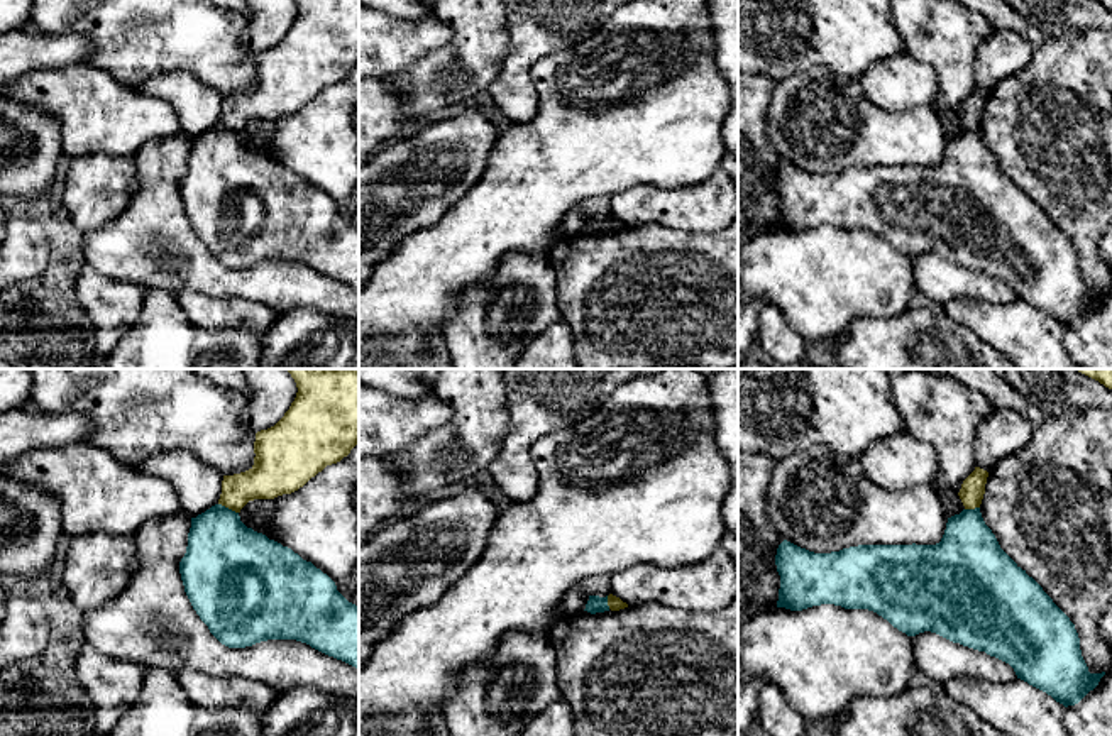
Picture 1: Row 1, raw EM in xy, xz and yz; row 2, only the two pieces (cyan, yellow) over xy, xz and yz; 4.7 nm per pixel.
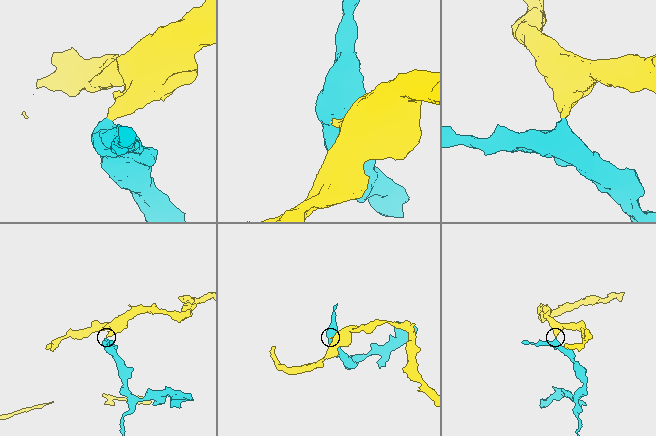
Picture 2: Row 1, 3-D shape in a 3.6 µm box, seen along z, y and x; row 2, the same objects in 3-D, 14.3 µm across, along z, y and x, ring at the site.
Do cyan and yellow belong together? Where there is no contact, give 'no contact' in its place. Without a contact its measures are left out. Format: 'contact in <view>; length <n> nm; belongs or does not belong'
contact in xy; length 110 nm; does not belong

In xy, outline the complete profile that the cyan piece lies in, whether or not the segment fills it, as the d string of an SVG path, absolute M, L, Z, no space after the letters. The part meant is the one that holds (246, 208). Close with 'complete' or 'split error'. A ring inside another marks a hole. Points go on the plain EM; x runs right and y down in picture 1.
M215 125L191 139L186 174L179 183L184 213L210 254L228 269L245 269L267 261L296 261L359 289L359 227L349 223L335 203L291 169L247 149L239 134Z | complete

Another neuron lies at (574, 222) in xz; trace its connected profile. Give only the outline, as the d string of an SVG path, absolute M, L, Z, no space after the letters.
M575 205L562 217L559 228L562 230L564 237L577 235L586 230L587 222L589 217L579 205Z

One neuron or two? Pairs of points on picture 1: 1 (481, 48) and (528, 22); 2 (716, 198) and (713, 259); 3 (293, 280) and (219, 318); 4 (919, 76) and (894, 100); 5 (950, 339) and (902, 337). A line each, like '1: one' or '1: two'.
1: two
2: two
3: two
4: one
5: one

